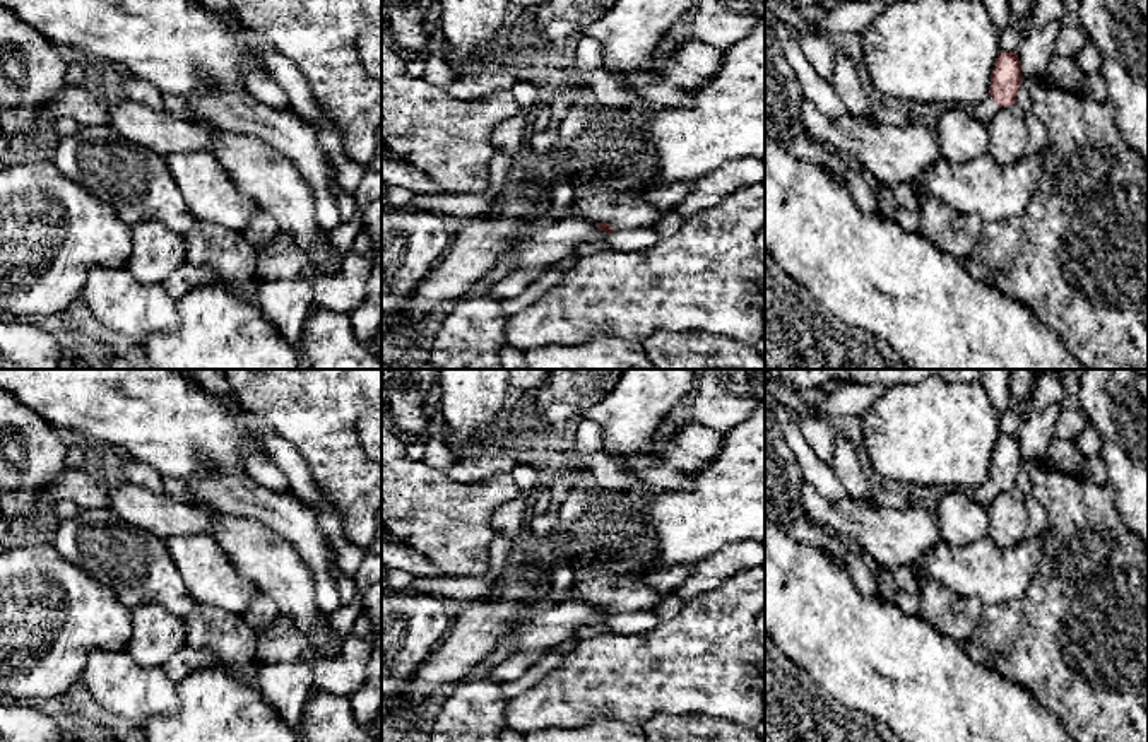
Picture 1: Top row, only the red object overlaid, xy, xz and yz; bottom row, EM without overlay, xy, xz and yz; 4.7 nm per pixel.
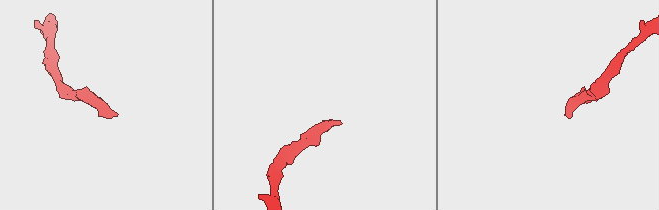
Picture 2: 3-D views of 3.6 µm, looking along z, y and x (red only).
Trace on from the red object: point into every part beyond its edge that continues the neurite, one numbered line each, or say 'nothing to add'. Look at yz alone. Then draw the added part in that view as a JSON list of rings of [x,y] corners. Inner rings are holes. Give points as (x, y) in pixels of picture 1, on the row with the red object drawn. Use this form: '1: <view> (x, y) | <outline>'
1: yz (984, 110) | [[[991,97],[984,99],[977,104],[968,104],[965,108],[975,120],[979,120],[984,125],[989,125],[989,121],[999,109],[999,106]]]

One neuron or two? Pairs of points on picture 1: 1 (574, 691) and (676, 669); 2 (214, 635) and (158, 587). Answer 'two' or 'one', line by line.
1: one
2: two

